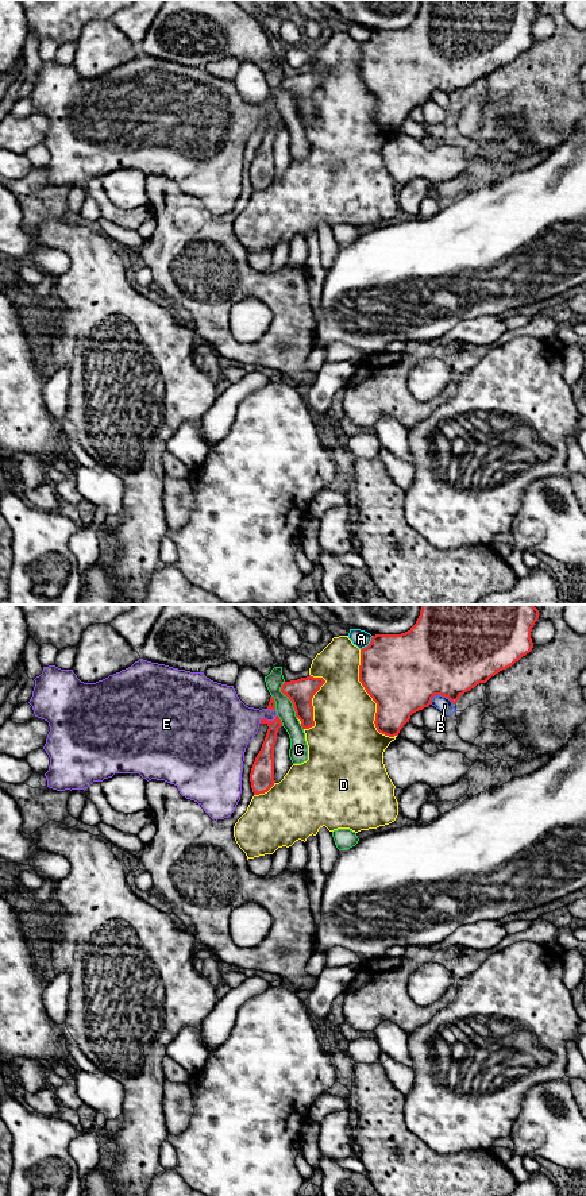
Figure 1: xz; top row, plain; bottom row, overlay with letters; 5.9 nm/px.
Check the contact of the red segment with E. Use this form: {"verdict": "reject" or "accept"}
{"verdict": "accept"}

